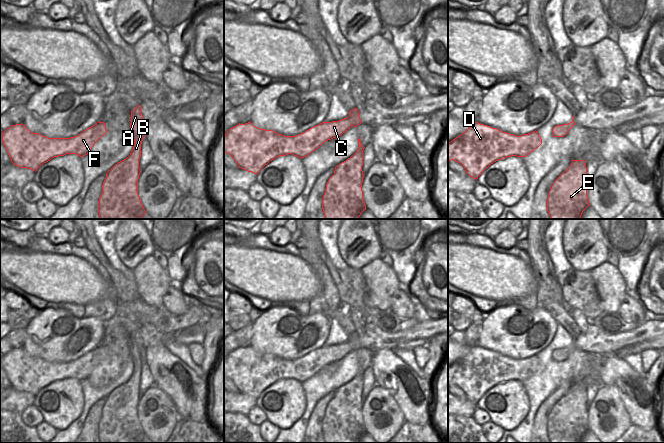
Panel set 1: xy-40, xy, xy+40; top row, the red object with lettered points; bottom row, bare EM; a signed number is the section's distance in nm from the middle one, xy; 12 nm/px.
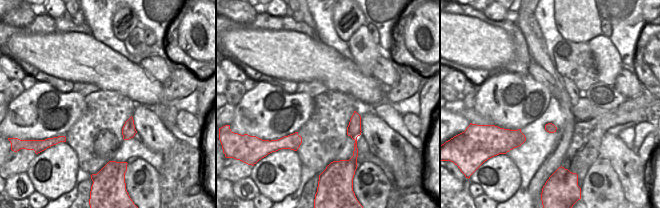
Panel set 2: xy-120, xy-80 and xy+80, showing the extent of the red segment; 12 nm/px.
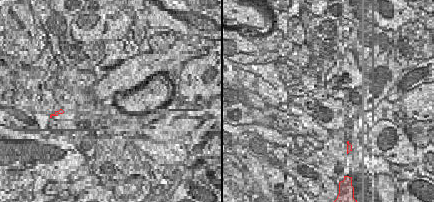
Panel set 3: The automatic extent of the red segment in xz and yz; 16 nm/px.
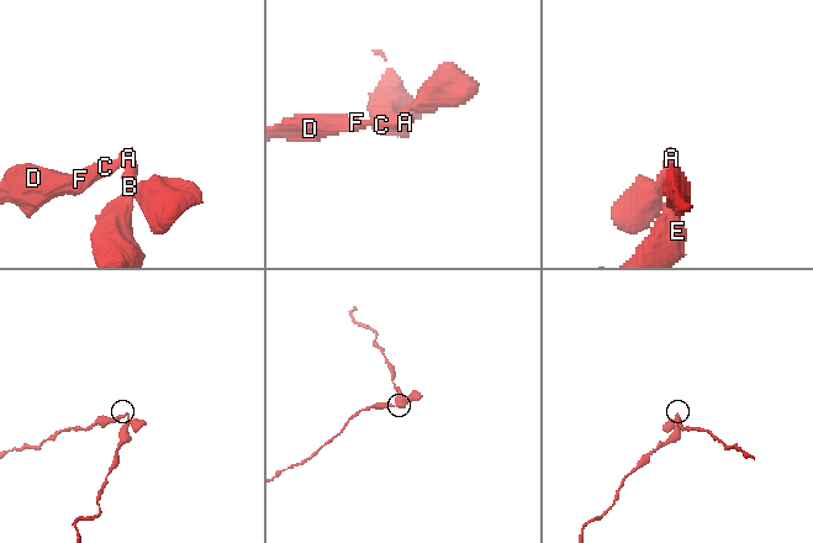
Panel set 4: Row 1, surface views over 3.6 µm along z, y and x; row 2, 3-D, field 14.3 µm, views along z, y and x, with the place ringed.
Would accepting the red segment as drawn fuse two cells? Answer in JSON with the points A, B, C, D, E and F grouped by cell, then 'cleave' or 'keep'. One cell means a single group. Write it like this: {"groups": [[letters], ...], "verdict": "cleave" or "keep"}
{"groups": [["A", "B", "E"], ["C", "D", "F"]], "verdict": "cleave"}

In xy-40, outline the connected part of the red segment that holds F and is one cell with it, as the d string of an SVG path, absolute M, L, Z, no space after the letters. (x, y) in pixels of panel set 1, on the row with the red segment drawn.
M99 121L70 138L48 138L31 132L23 124L16 124L2 132L2 142L14 165L36 172L41 165L54 157L66 154L80 157L87 155L106 133L106 124Z

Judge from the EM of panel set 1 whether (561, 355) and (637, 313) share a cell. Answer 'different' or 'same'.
different

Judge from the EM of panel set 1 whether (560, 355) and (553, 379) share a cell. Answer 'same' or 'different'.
different

